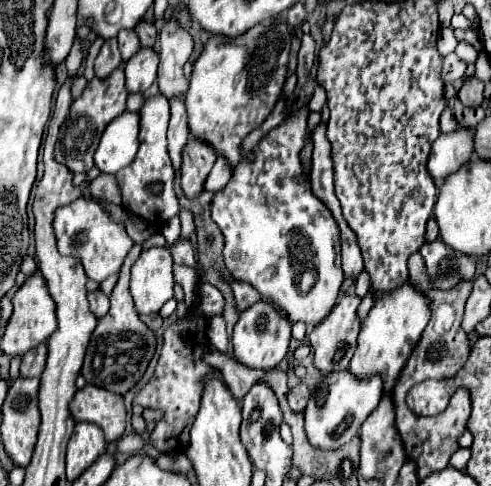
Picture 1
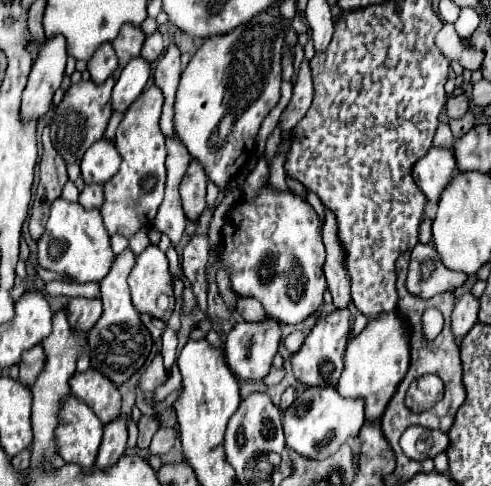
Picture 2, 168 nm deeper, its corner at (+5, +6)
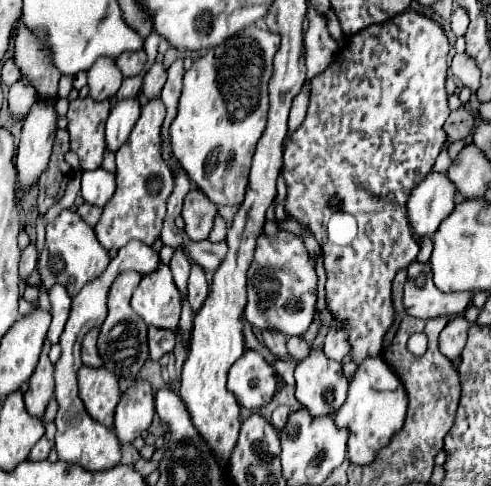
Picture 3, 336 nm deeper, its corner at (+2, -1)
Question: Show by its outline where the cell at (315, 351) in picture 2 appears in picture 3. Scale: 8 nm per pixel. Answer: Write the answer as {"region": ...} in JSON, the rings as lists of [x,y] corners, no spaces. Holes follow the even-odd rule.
{"region":[[[311,351],[311,355],[295,367],[295,397],[297,401],[309,409],[311,417],[323,417],[323,415],[335,415],[337,409],[345,403],[347,399],[347,385],[349,381],[345,379],[341,365],[337,361],[331,361],[323,355],[323,351]]]}

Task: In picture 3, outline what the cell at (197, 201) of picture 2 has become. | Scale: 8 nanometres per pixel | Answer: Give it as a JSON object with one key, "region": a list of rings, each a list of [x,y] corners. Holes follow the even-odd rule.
{"region":[[[193,187],[191,193],[185,195],[183,213],[181,213],[185,219],[185,233],[193,241],[207,239],[213,229],[215,213],[217,213],[217,207],[213,207],[213,203],[209,203],[209,199],[205,199],[205,195],[201,195]]]}

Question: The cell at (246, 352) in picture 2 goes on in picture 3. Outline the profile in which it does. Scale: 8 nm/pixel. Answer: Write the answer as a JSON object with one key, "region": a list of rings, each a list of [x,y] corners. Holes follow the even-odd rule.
{"region":[[[245,351],[231,367],[227,389],[241,407],[259,409],[267,405],[277,389],[273,367],[257,351]]]}

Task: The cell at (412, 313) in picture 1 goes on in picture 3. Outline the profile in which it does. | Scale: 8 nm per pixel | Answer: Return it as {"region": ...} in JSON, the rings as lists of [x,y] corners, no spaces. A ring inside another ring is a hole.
{"region":[[[381,357],[377,359],[365,359],[361,367],[357,367],[357,373],[353,381],[349,383],[349,395],[347,403],[337,411],[335,425],[339,429],[349,431],[349,443],[347,443],[347,457],[353,465],[369,465],[373,463],[377,451],[387,447],[395,433],[401,431],[407,415],[407,395],[401,387],[401,379],[385,367],[385,361]]]}

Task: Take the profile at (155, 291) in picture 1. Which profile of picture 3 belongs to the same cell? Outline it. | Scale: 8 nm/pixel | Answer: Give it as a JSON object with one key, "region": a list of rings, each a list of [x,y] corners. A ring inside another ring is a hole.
{"region":[[[161,265],[153,275],[143,275],[133,293],[131,307],[147,325],[171,331],[177,329],[181,301],[167,265]]]}

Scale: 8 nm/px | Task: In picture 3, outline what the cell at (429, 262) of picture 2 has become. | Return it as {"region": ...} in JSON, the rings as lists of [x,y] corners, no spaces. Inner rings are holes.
{"region":[[[411,263],[409,277],[403,293],[403,307],[411,317],[435,319],[463,315],[471,295],[465,293],[443,293],[433,283],[433,273],[427,263]]]}

